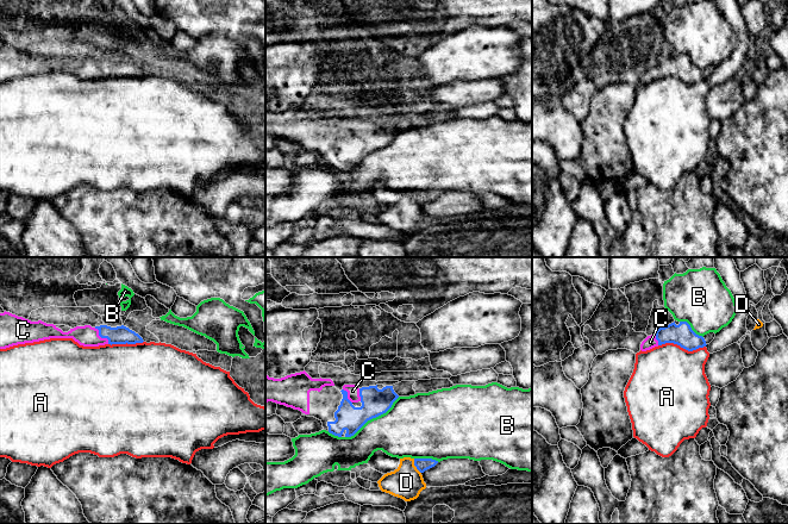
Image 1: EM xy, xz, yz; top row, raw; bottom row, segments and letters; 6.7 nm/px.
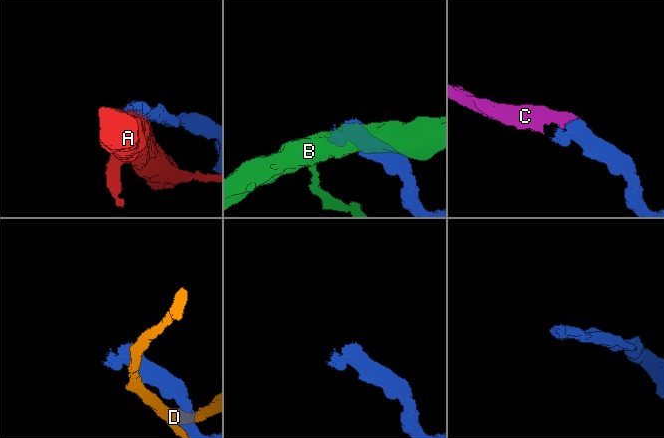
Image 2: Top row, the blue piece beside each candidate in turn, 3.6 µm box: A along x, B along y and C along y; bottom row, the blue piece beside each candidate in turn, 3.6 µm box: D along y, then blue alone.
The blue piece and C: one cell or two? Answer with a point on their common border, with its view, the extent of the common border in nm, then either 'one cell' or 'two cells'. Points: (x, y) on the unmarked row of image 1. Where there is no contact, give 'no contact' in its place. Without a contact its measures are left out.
contact xy (101, 70); length 150 nm; one cell

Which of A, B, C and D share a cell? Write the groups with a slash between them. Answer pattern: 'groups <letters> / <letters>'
groups A / B / C / D

